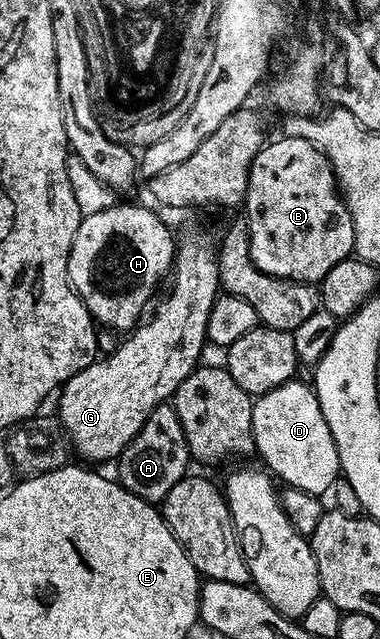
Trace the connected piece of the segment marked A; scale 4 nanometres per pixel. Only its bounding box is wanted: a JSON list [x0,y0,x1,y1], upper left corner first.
[116,402,192,504]

